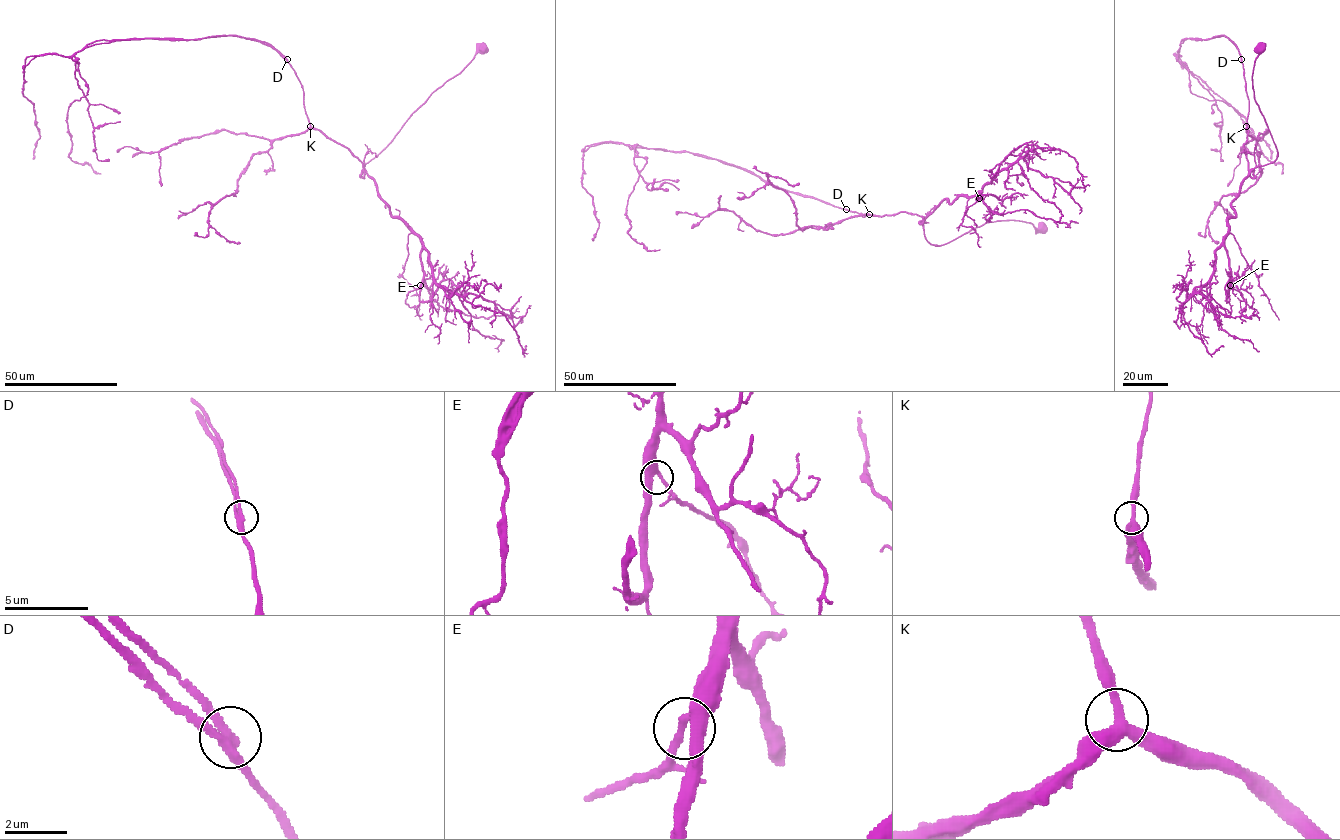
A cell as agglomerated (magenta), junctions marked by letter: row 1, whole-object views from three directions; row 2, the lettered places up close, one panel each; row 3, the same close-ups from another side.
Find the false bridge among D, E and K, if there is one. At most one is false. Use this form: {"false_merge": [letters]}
{"false_merge": ["D"]}

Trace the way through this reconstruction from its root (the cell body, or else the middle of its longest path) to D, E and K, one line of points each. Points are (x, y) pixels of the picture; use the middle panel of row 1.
D: (1043, 228), (1019, 220), (987, 222), (934, 245), (925, 237), (923, 216), (905, 212), (862, 216), (846, 209)
E: (1043, 228), (1001, 220), (942, 245), (927, 240), (923, 222), (943, 201), (980, 192), (979, 198)
K: (1043, 228), (1040, 231), (1019, 220), (987, 222), (934, 245), (925, 237), (923, 216), (905, 212), (869, 214)

